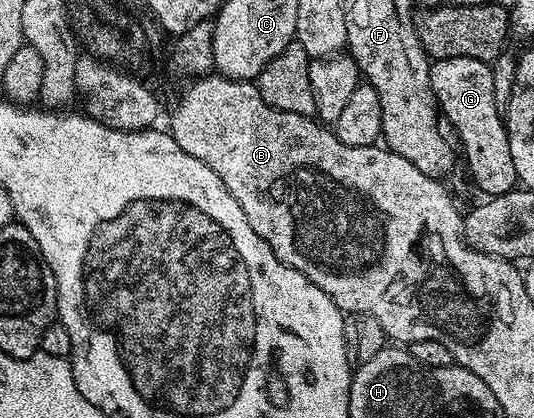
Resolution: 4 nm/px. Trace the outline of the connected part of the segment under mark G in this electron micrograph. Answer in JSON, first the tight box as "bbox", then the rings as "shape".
{"bbox":[431,58,517,198],"shape":[[[445,58],[431,65],[431,89],[442,115],[455,127],[459,135],[461,156],[467,159],[467,168],[475,184],[490,198],[505,195],[516,187],[517,177],[513,154],[509,154],[509,138],[504,113],[499,112],[493,94],[491,64],[477,58]]]}

